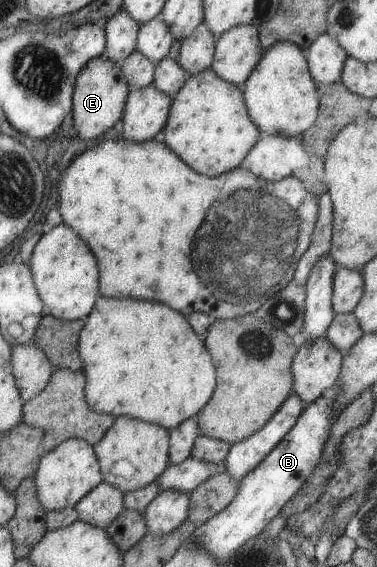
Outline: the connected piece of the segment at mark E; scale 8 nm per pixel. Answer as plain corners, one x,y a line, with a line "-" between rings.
105,54
90,58
77,73
72,92
72,124
79,138
97,138
121,119
128,92
128,84
122,77
119,64

